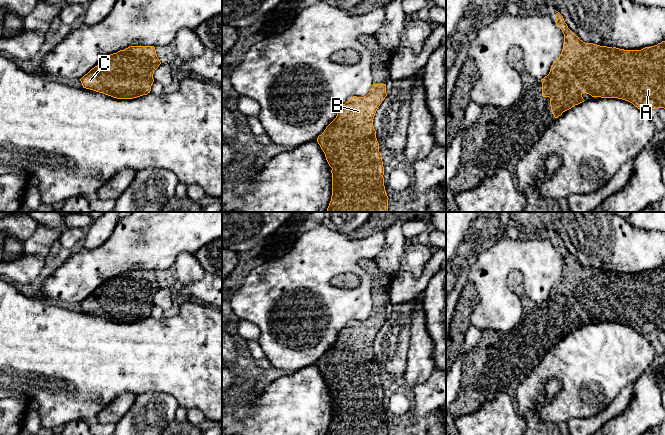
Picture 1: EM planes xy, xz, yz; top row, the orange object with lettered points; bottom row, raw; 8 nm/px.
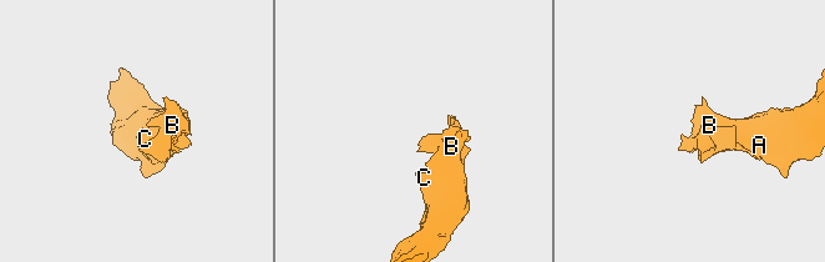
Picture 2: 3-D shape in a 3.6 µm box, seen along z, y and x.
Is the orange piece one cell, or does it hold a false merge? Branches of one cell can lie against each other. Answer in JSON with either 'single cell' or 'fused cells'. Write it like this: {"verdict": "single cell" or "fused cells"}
{"verdict": "single cell"}

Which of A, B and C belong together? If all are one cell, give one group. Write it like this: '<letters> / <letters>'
A B C

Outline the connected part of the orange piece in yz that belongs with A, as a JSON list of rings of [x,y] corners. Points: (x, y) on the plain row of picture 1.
[[[559,236],[556,248],[564,258],[563,273],[549,298],[541,303],[542,320],[550,322],[555,342],[584,326],[583,317],[622,323],[646,338],[652,333],[665,333],[665,265],[641,274],[624,274],[583,266],[568,252]]]

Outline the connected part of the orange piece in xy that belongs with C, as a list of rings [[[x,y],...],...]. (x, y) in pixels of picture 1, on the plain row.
[[[130,270],[103,282],[80,305],[83,312],[117,323],[133,323],[150,317],[154,295],[160,288],[154,270]]]

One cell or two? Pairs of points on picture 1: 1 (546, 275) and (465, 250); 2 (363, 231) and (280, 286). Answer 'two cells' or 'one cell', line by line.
1: two cells
2: two cells

